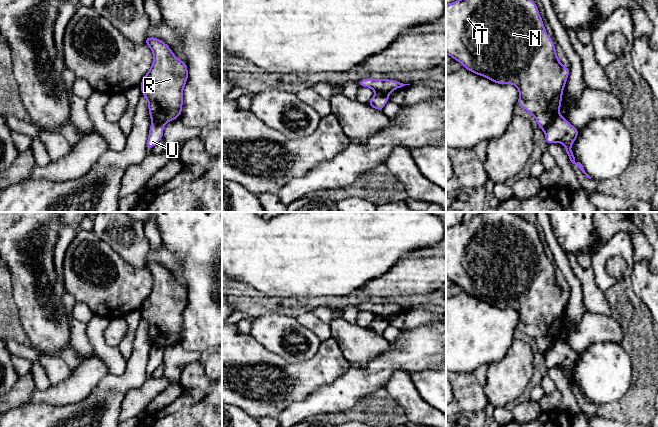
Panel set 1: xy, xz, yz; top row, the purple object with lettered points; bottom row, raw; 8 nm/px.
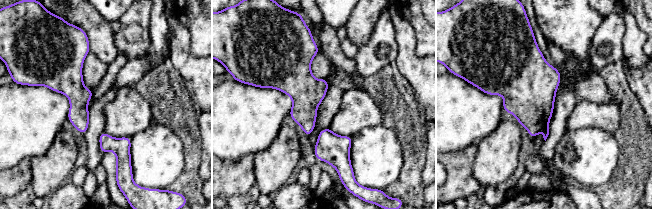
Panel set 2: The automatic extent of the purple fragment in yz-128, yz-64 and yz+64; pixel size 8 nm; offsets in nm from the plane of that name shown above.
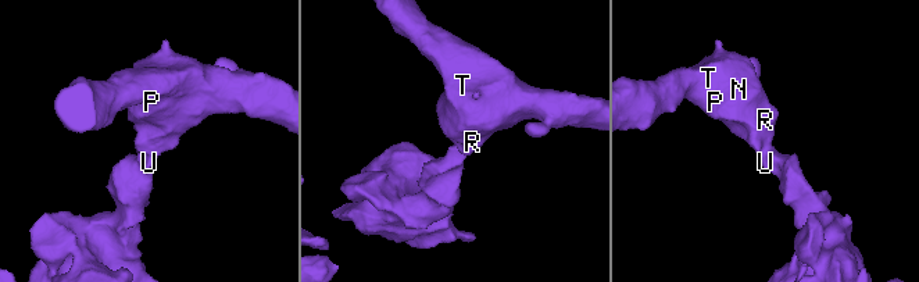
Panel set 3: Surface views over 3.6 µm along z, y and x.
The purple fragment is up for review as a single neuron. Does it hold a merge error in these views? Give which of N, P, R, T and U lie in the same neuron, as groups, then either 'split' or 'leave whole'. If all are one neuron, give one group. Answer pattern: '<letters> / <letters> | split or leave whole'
N P R T / U | split

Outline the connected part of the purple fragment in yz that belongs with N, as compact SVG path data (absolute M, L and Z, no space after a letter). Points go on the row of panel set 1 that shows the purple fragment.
M457 0L446 4L446 54L460 62L470 72L483 76L500 85L510 83L516 86L519 90L517 105L536 118L541 130L544 131L549 123L559 115L563 90L570 74L570 69L564 67L558 59L555 44L547 34L537 5L533 0Z

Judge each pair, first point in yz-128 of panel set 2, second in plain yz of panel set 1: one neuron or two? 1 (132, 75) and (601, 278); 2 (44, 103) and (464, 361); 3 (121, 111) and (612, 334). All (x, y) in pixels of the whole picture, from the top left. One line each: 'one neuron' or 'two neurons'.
1: one neuron
2: one neuron
3: one neuron

